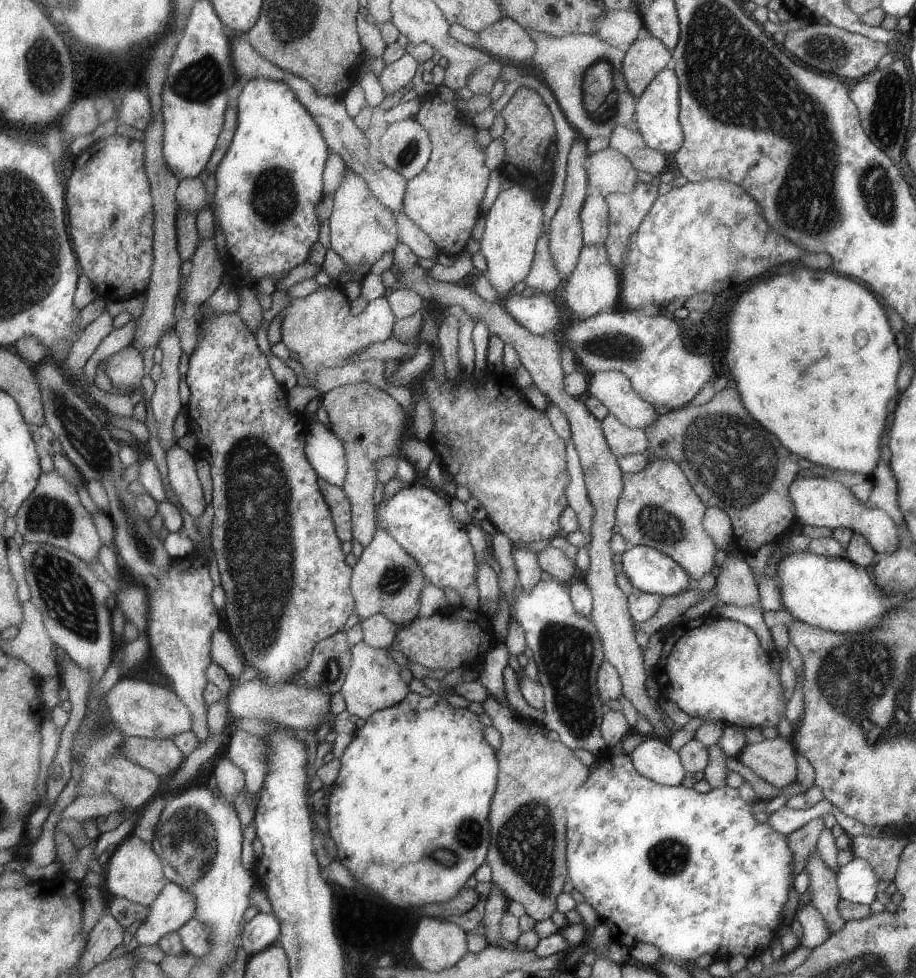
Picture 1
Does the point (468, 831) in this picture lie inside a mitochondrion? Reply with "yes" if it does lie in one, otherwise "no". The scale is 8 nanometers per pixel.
yes

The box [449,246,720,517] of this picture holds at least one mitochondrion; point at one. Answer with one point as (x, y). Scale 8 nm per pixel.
(625, 349)

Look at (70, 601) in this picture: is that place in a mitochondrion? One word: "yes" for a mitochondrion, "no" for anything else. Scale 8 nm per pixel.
yes

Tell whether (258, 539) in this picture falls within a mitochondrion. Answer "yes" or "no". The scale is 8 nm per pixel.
yes

